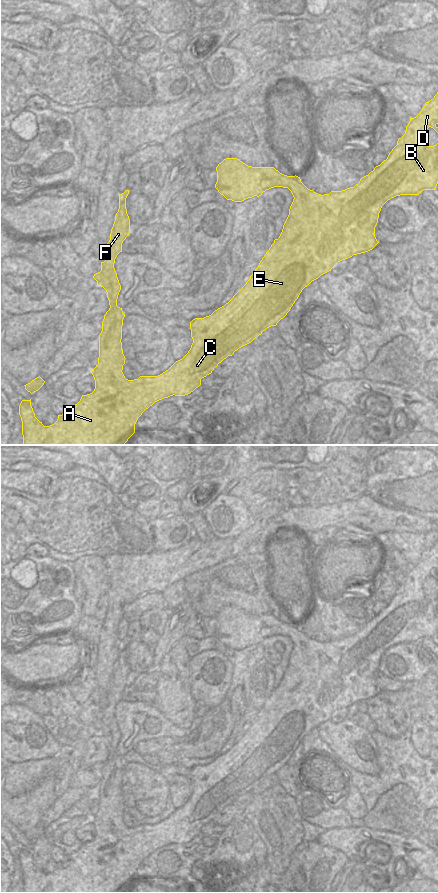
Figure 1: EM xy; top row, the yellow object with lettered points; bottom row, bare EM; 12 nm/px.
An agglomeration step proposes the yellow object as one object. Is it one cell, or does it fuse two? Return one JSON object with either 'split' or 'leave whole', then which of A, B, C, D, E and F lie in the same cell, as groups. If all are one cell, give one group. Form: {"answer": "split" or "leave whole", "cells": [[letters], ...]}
{"answer": "leave whole", "cells": [["A", "B", "C", "D", "E", "F"]]}

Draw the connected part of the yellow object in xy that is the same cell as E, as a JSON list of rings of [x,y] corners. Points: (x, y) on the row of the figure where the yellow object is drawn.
[[[438,92],[434,96],[433,99],[431,99],[429,102],[425,103],[425,106],[422,108],[420,113],[414,117],[410,118],[410,121],[408,125],[406,126],[405,134],[398,139],[397,145],[392,149],[392,151],[389,153],[386,160],[384,160],[380,165],[376,166],[373,171],[371,171],[368,175],[362,177],[358,184],[356,184],[354,187],[347,188],[342,191],[331,191],[329,194],[318,194],[314,192],[313,190],[308,189],[302,182],[300,177],[298,176],[287,176],[282,173],[280,173],[278,170],[276,170],[274,167],[252,167],[248,166],[242,161],[240,161],[237,158],[226,158],[221,163],[218,164],[216,167],[217,171],[217,182],[215,184],[215,188],[218,190],[218,192],[223,195],[227,200],[232,200],[234,202],[242,202],[248,198],[252,198],[254,196],[261,196],[263,192],[266,190],[269,190],[274,187],[283,187],[288,188],[294,199],[289,209],[289,215],[283,225],[282,232],[278,239],[274,240],[274,243],[271,245],[269,250],[266,252],[262,260],[260,261],[258,267],[255,269],[253,274],[250,276],[250,279],[246,282],[246,284],[242,287],[241,290],[239,290],[233,298],[226,303],[224,306],[218,308],[215,310],[211,315],[206,316],[204,318],[195,318],[190,322],[190,329],[191,329],[191,337],[193,339],[193,343],[191,345],[190,350],[188,353],[180,360],[176,361],[168,370],[163,372],[162,374],[158,376],[140,376],[138,379],[134,380],[128,380],[125,378],[122,370],[123,365],[125,364],[125,356],[123,354],[122,349],[122,326],[123,326],[123,319],[125,317],[125,314],[122,311],[122,308],[117,306],[117,299],[119,292],[121,290],[121,285],[119,283],[117,273],[114,268],[114,263],[117,255],[122,252],[122,243],[126,239],[126,237],[130,233],[130,219],[127,214],[126,209],[126,198],[129,194],[129,190],[126,190],[124,193],[119,194],[119,209],[118,212],[115,215],[115,221],[113,224],[113,227],[111,229],[110,233],[110,240],[106,245],[106,259],[104,262],[101,262],[101,271],[94,274],[93,278],[97,281],[97,286],[103,287],[107,292],[107,298],[109,300],[110,308],[104,315],[104,319],[102,321],[102,331],[99,335],[99,357],[98,357],[98,364],[96,367],[91,370],[91,373],[95,380],[95,389],[92,393],[87,395],[82,395],[80,401],[71,406],[66,407],[64,413],[62,415],[58,415],[57,421],[50,425],[50,426],[44,426],[42,422],[40,422],[36,417],[35,413],[33,411],[33,408],[31,406],[31,399],[30,400],[22,400],[19,405],[19,415],[21,417],[22,421],[22,435],[23,435],[23,445],[125,445],[125,443],[128,441],[128,439],[135,433],[135,424],[138,420],[138,418],[142,415],[142,413],[148,409],[150,406],[152,406],[155,402],[162,400],[164,398],[168,398],[170,396],[185,396],[193,392],[196,388],[198,388],[201,385],[201,379],[206,377],[207,375],[211,374],[215,367],[218,366],[219,363],[221,363],[224,359],[226,359],[228,356],[232,356],[235,351],[237,351],[239,348],[251,343],[255,338],[257,338],[259,335],[262,334],[263,331],[265,331],[267,328],[271,326],[276,326],[277,323],[283,319],[287,313],[290,311],[291,307],[295,303],[295,301],[298,299],[300,293],[302,290],[307,287],[312,281],[318,279],[321,275],[331,271],[331,269],[340,261],[348,259],[352,257],[353,255],[361,254],[368,252],[372,250],[379,242],[377,241],[375,237],[375,227],[378,223],[379,213],[381,211],[382,206],[391,198],[394,198],[396,196],[400,195],[419,195],[423,190],[435,190],[437,184],[438,184],[438,143],[434,146],[427,146],[423,140],[422,135],[423,133],[429,128],[433,128],[438,133],[438,127],[436,126],[438,124]]]

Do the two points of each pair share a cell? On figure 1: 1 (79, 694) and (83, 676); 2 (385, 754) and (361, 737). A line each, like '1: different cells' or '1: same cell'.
1: same cell
2: different cells

